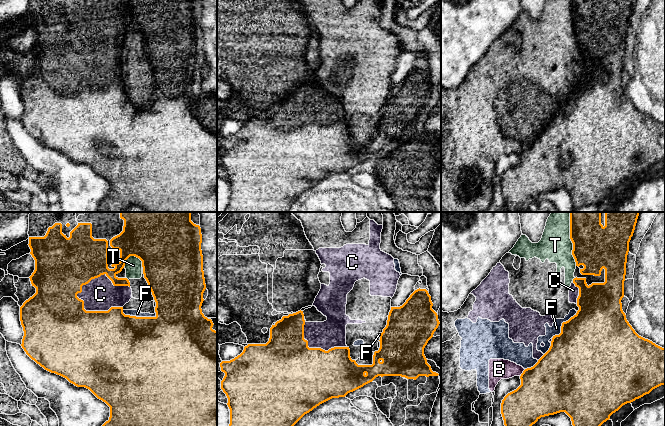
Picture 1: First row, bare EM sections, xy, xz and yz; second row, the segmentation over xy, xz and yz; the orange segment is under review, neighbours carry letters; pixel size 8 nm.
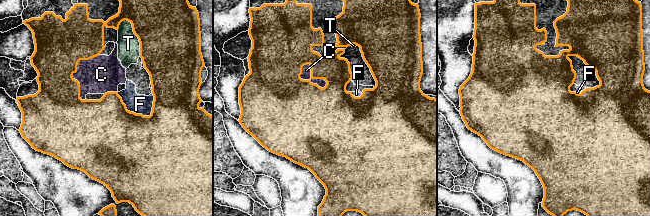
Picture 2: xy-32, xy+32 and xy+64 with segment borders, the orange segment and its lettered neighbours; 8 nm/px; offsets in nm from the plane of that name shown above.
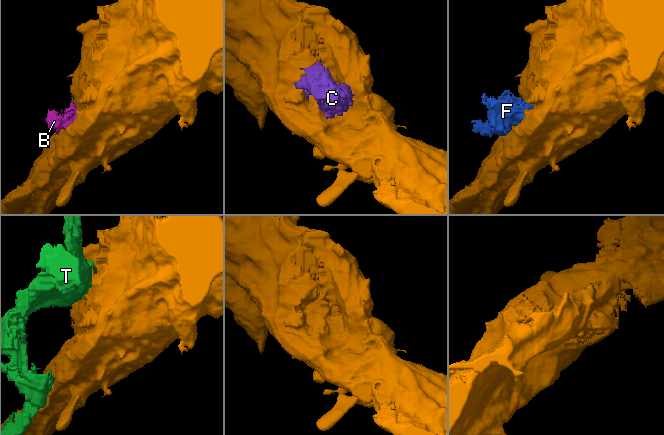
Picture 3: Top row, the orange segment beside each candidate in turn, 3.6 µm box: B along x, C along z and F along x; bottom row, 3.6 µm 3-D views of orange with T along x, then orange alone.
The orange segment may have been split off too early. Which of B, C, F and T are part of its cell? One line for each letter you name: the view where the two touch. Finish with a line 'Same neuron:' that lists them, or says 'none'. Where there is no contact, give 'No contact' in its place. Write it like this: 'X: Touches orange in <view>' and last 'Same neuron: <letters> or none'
Same neuron: none

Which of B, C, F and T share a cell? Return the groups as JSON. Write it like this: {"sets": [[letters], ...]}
{"sets": [["B", "C", "F", "T"]]}

